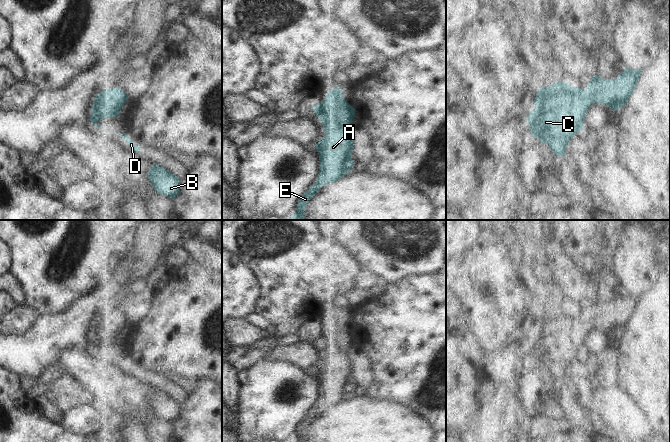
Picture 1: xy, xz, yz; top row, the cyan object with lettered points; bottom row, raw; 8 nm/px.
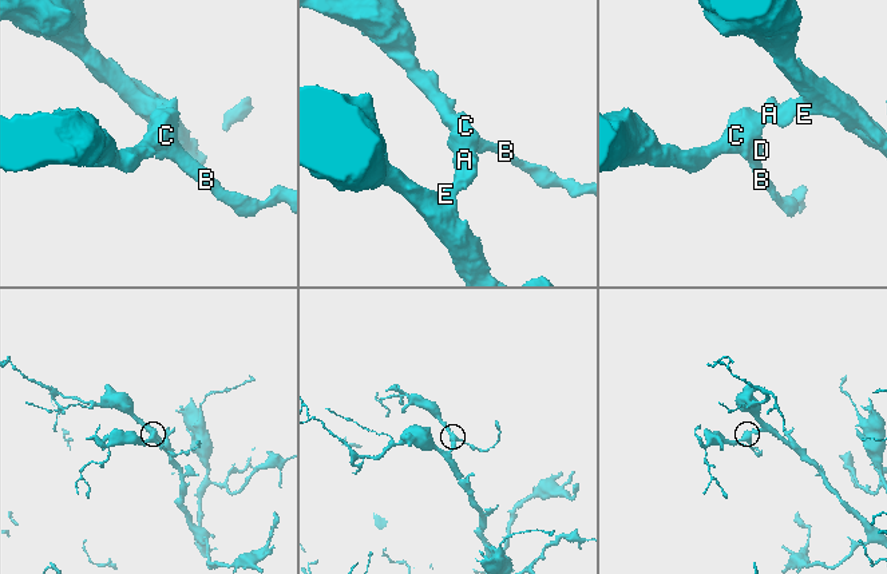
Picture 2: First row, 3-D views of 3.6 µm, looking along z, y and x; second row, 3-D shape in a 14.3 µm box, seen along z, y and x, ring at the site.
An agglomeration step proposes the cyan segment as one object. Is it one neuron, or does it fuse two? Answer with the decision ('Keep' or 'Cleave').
Keep

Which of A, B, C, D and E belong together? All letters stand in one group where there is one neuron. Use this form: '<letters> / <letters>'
A B C D E

